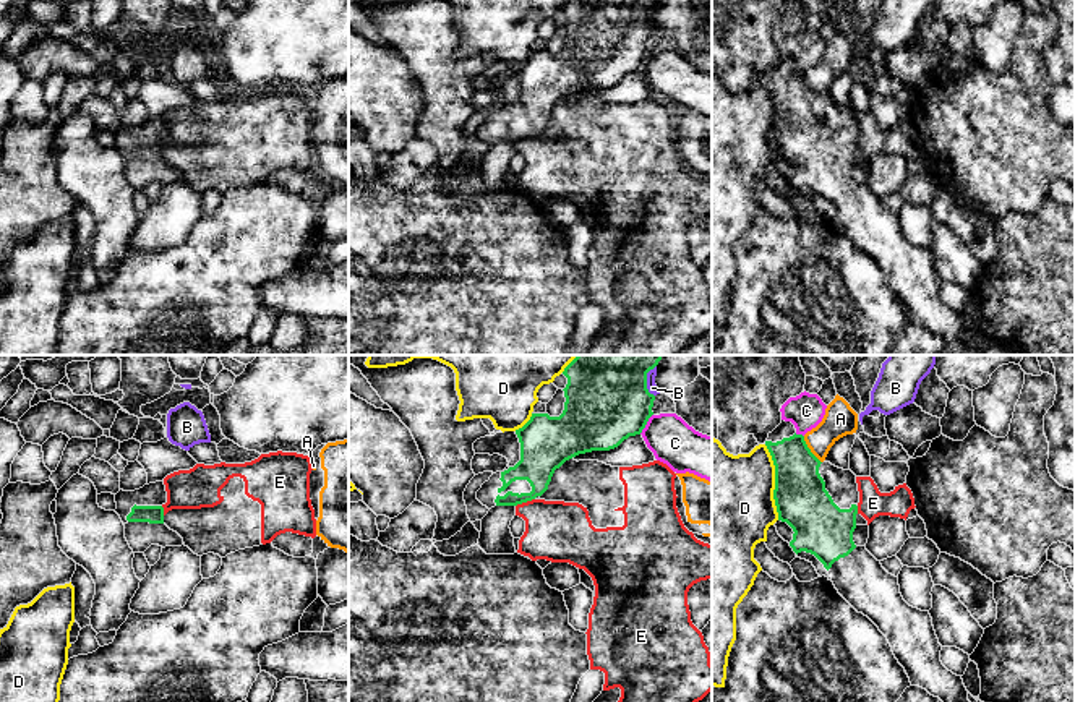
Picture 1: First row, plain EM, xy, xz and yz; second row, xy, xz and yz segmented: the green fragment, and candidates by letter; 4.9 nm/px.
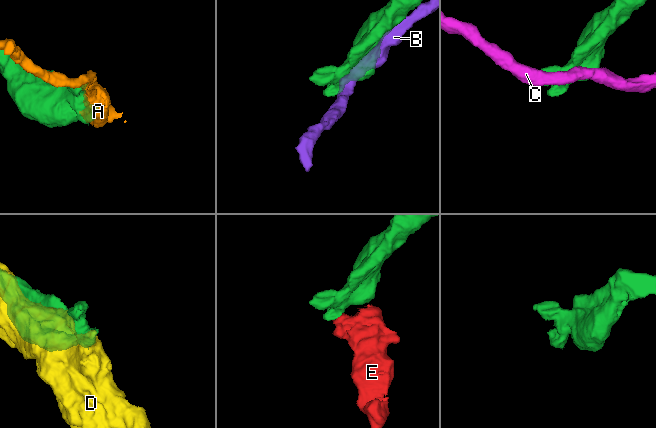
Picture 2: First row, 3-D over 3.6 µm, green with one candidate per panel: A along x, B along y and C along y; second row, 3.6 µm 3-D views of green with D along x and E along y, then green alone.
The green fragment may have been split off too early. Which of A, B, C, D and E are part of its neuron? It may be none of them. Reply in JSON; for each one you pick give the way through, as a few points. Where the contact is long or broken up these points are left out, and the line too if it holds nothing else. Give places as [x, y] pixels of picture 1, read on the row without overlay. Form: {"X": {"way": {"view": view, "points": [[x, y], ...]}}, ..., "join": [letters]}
{"join": []}

